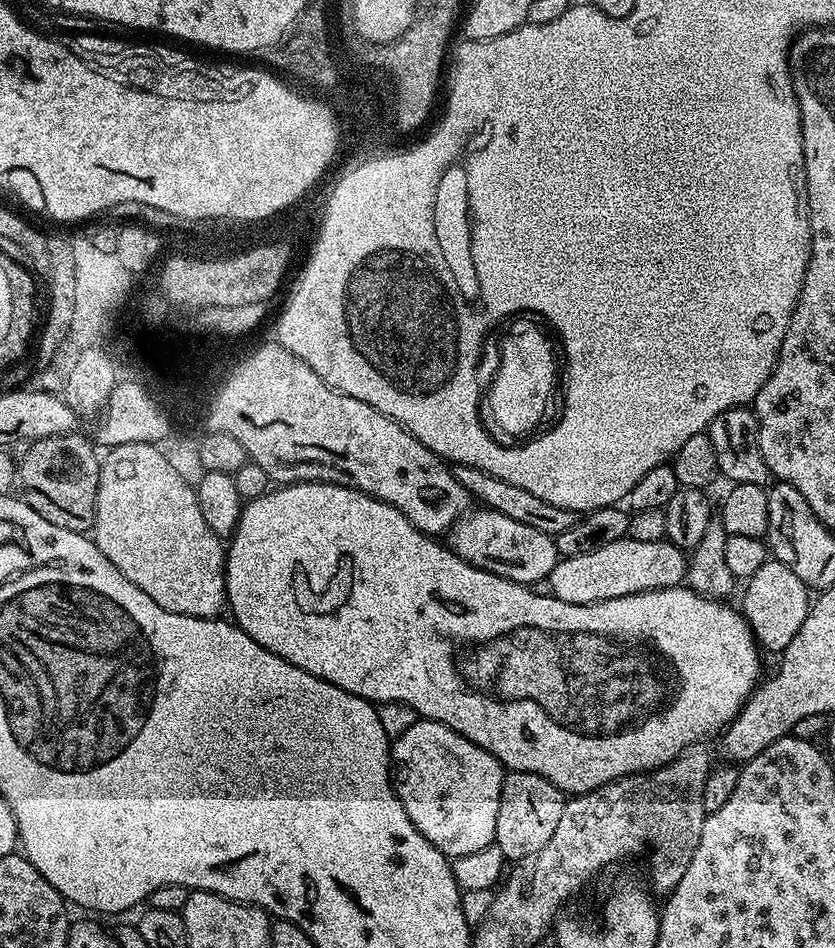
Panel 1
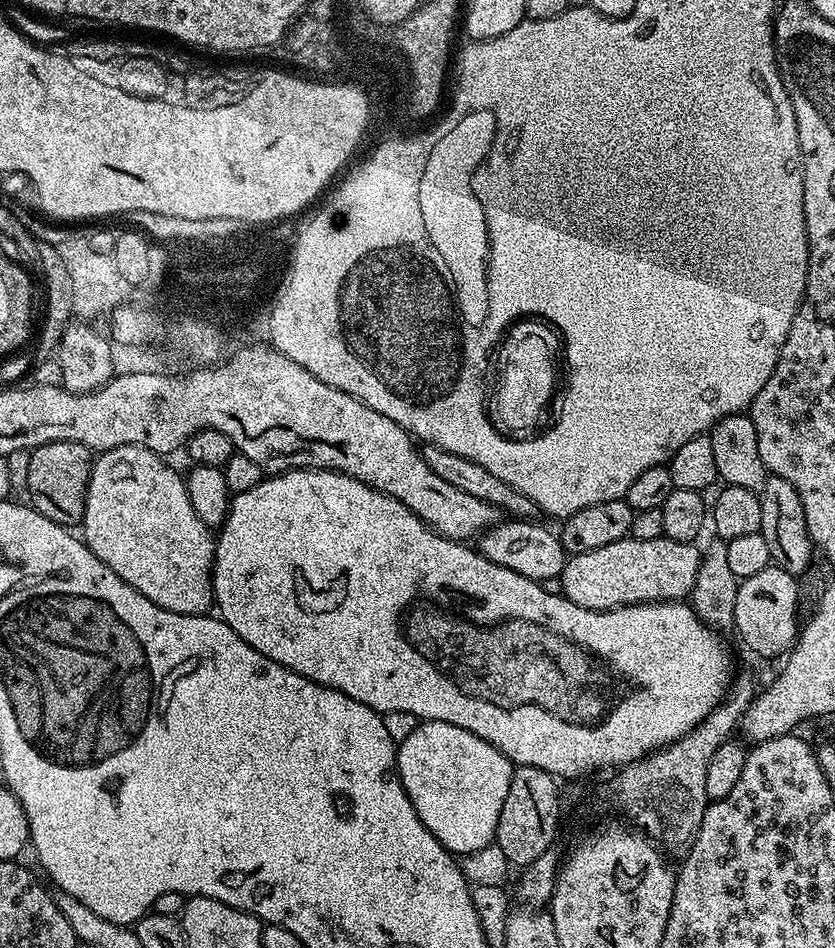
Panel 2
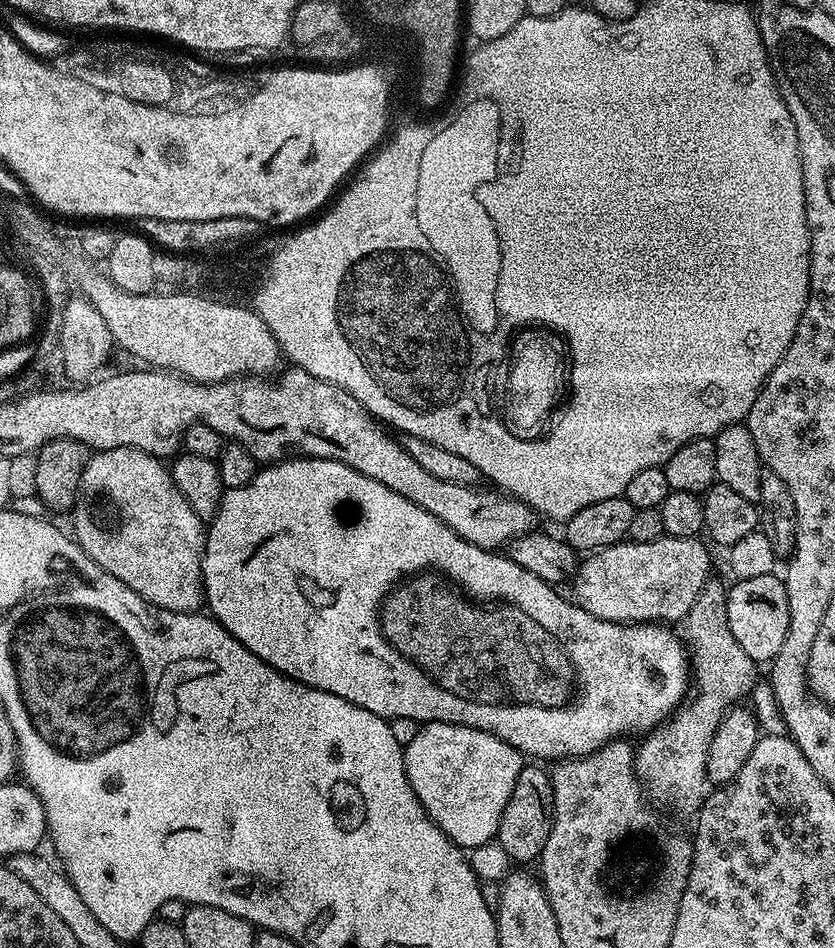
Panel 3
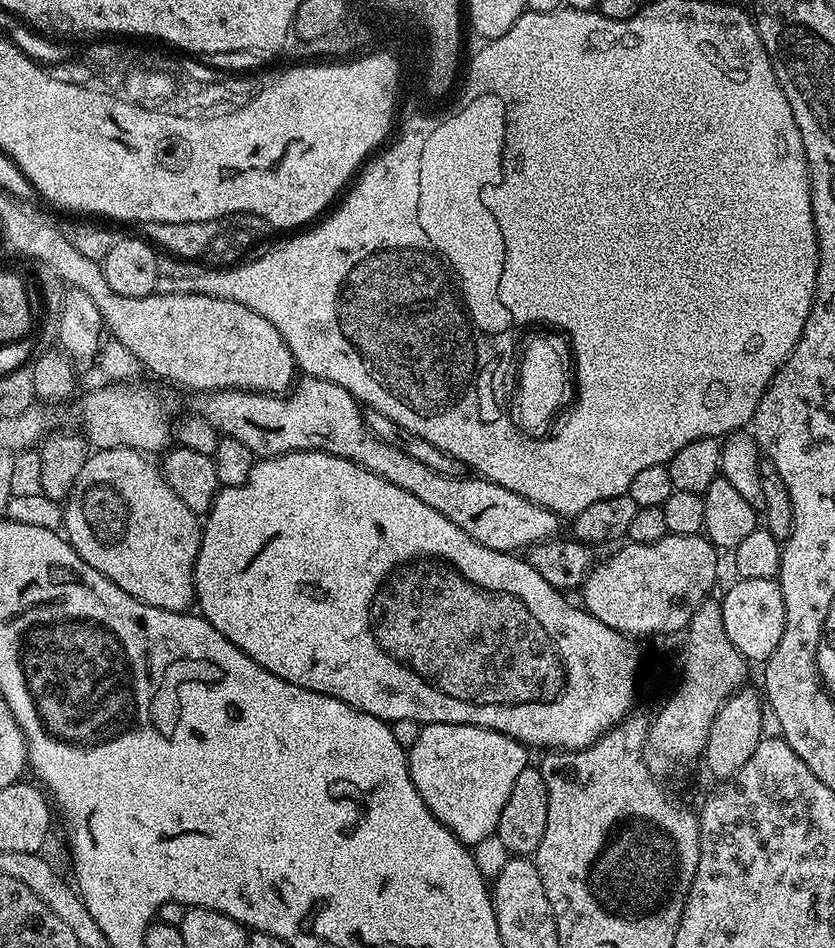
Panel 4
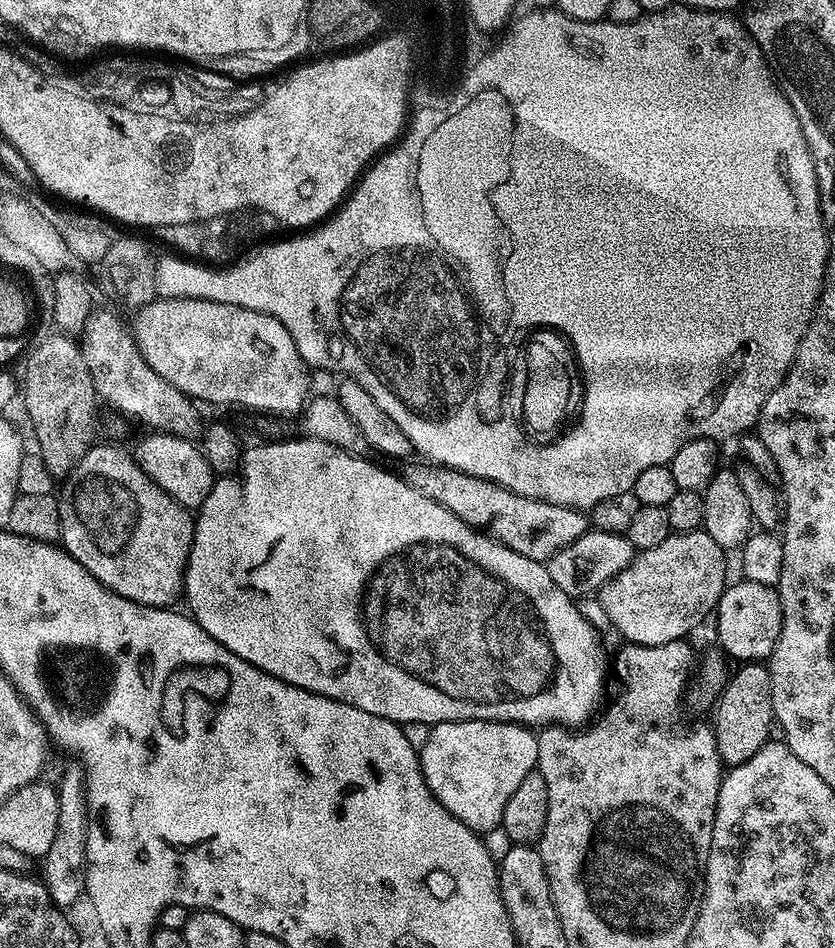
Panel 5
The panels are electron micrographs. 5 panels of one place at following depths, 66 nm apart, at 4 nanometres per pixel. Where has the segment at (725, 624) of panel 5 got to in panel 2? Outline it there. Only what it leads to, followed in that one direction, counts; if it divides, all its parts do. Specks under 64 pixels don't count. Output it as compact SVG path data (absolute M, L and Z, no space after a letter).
M769 566L758 570L758 574L750 574L740 580L738 598L734 598L734 632L740 635L740 640L752 652L760 656L780 656L791 649L796 643L798 623L796 615L800 612L800 588L797 577L791 576L786 570Z

